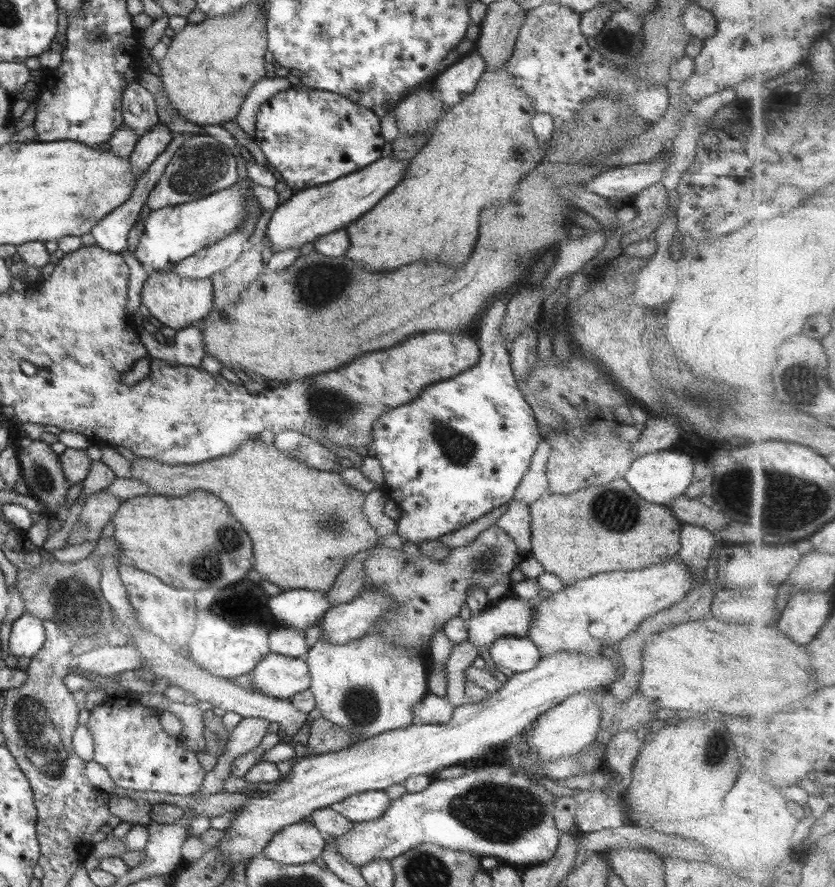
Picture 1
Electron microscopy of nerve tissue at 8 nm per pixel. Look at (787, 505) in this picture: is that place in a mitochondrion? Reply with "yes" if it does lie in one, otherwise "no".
yes

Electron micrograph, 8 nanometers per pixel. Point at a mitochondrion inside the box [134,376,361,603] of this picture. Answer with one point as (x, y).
(206, 563)

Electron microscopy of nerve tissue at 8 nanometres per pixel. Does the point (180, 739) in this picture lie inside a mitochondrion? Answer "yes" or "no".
no

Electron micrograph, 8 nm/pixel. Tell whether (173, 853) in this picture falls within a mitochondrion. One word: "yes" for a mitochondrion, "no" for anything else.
no

